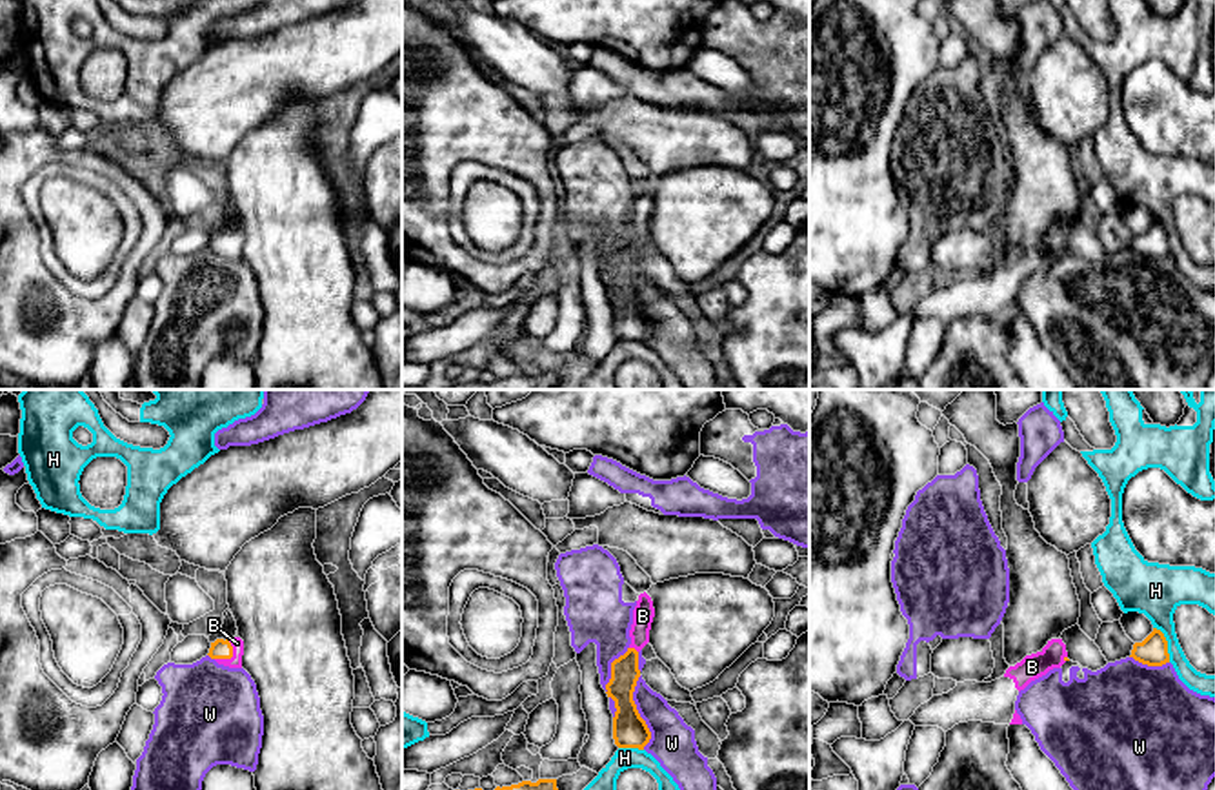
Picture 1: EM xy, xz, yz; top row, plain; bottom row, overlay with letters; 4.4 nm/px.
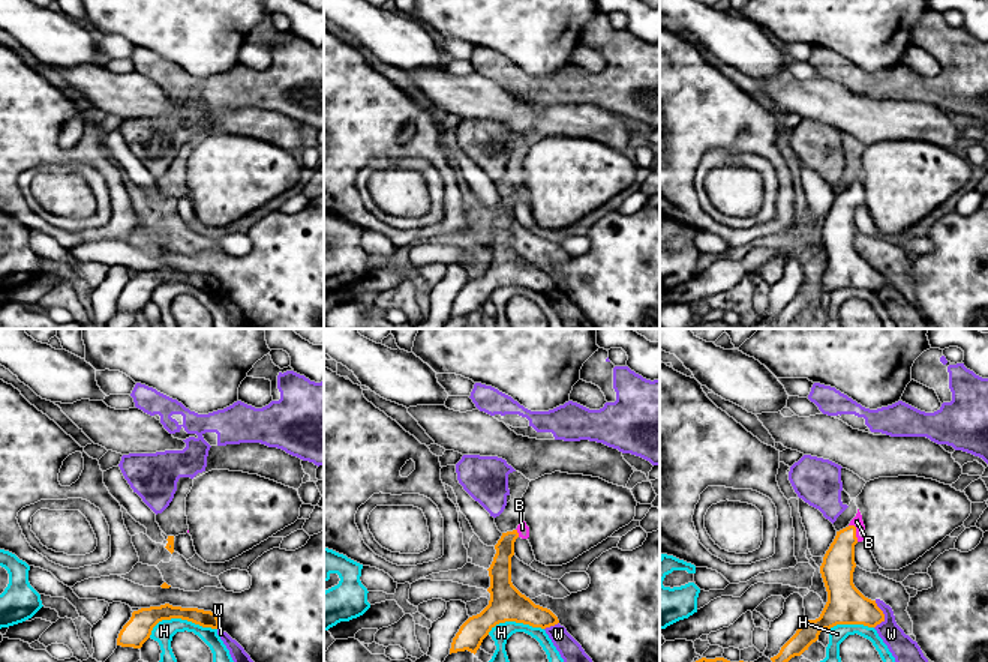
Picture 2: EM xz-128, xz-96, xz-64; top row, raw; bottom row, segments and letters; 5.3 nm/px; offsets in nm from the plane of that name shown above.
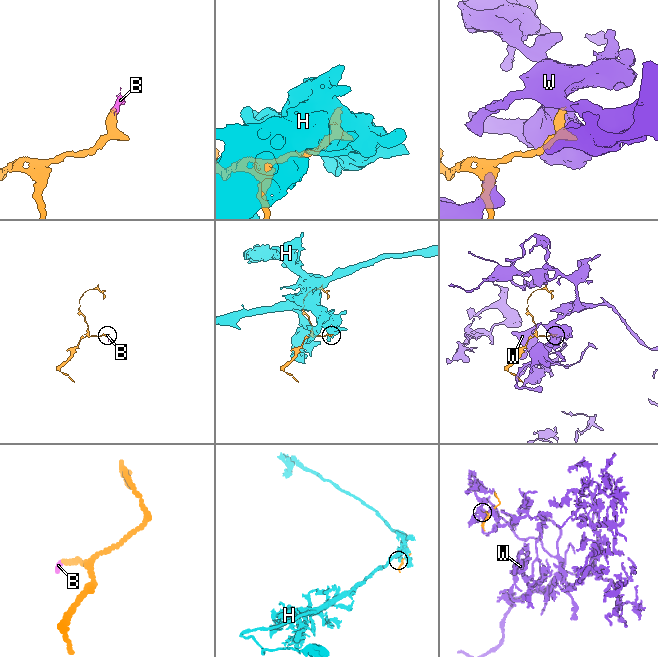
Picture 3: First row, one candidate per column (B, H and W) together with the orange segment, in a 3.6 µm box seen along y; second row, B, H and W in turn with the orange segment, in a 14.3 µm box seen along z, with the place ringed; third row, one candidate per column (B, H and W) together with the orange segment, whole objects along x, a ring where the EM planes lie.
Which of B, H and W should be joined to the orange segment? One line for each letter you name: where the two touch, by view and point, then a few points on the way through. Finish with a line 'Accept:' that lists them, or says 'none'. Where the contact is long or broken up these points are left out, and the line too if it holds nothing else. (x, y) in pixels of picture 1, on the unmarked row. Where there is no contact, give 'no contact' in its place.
B: meets orange in xy at (231, 248); runs through xy (220, 241), (231, 248), (237, 235)
Accept: B

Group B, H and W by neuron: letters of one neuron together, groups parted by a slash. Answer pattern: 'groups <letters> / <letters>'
groups B / H / W

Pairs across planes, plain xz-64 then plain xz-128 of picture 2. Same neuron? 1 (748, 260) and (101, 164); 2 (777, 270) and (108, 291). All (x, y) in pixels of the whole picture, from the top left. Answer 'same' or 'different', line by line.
1: different
2: different

